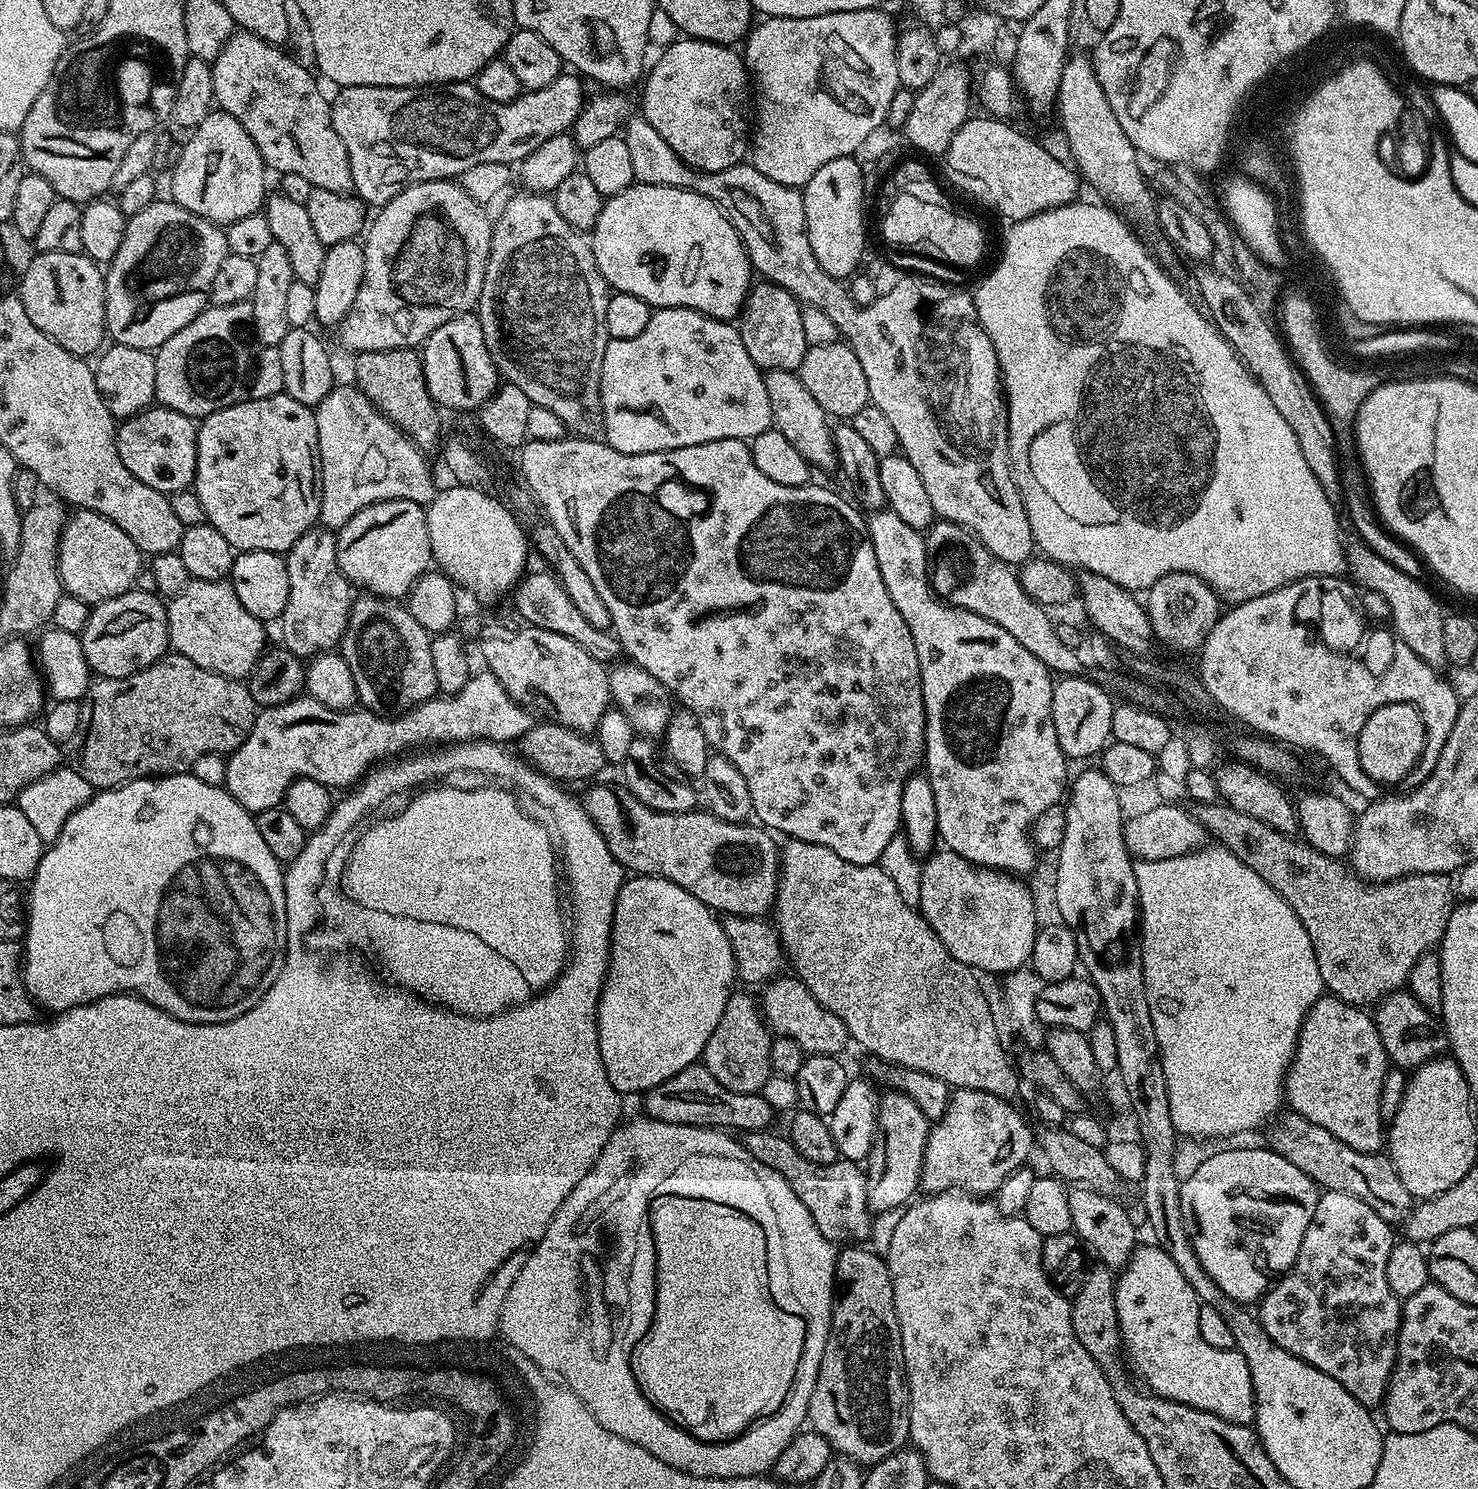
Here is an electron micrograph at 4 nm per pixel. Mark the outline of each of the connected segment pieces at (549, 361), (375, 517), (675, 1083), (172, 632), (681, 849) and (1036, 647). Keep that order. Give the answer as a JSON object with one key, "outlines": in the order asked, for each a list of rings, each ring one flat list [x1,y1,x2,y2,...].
{"outlines":[[[520,190,517,196,509,198,508,205,501,210,500,217,495,217,492,226,490,254,486,262,486,274,482,282,482,294,478,305,482,338,486,338,486,350,496,364,497,373,507,383,522,390,523,394,526,394,529,405,552,410,558,414,558,418,565,424,567,431,580,438,599,437,604,426,604,413,600,409,600,370,602,354,606,354,606,346,610,339,606,330,606,306,609,295,610,286,604,281,604,275,598,270,589,237,581,229,570,226,562,218,562,214,558,214,558,206,552,201,551,195]],[[380,500,377,504,366,506,362,510,358,510,358,514,354,514,354,518,350,518,350,522,346,522,346,526,342,526,336,533,336,553,338,554,338,566,342,570,342,574,357,589,363,590,365,593,371,594,376,598,404,598,409,593,413,581,419,579,424,572,429,571,433,567,432,547,430,546,430,534,428,533,428,514,421,505,410,502,409,500]],[[700,1062,674,1074,674,1078,666,1078,666,1082,643,1093,642,1100,648,1111,645,1113,651,1119,669,1124,693,1124,709,1130,731,1130,733,1133,737,1132,736,1134,765,1131,771,1127,770,1122,776,1116,762,1094,726,1090,722,1082,718,1082,714,1074,710,1074,710,1070]],[[189,579,186,590,182,594,171,597,166,604,168,610,168,642,171,651,190,658,202,670,210,670,214,674,222,674,231,680,244,680,254,670,258,658,264,653,265,621,254,618,242,602,238,602,238,594,234,594,234,586,228,580,193,580]],[[593,783,585,796,582,796,582,807,589,816,592,817,594,823,598,826,598,830,602,834,602,838,606,838,606,846,610,846,610,854,614,854,614,858,625,870,632,874,642,876,661,876,670,882,674,882,678,886,682,886,682,890,686,890,690,894,694,894,694,898,698,898,705,906,712,909,717,914,727,914,728,916,752,916,755,918,764,918,773,911,776,902,776,887,780,881,780,853,781,849,776,848,773,833,765,830,763,827,757,826,752,822,742,824,731,824,722,818,713,816,707,810,693,810,690,812,659,812,658,810,650,810,650,806,646,806,642,802,638,802,638,798,634,798,634,794,625,790,623,787,607,788,604,784]],[[940,520,927,529,924,545,928,551,928,570,933,592,953,604,978,614,1006,630,1010,638,1022,642,1038,662,1048,667,1049,672,1060,676,1074,676,1081,671,1080,652,1066,646,1058,638,1056,624,1048,617,1049,609,1034,600,1020,585,1019,575,1013,565,1002,562,967,528]]]}

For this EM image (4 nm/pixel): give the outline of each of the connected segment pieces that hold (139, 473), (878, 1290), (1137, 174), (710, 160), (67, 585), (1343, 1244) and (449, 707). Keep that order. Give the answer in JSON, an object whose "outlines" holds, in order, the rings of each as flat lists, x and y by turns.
{"outlines":[[[149,406,136,416,121,419,116,429,116,449,122,458,122,466,126,466,138,482,146,482,146,486,159,492,171,494,191,489,196,478,196,429,193,417,159,406]],[[844,1246,839,1249,836,1257,836,1279,839,1288,832,1306,832,1329,828,1335,826,1350,822,1354,822,1366,818,1370,818,1382,814,1386,814,1394,810,1394,807,1423,811,1431,821,1435,829,1443,833,1453,849,1457,861,1466,871,1466,882,1462,890,1454,901,1451,909,1443,908,1386,904,1374,904,1355,902,1354,902,1338,898,1330,898,1314,894,1310,894,1286,890,1278,887,1259,876,1255,868,1246]],[[1073,53,1065,61,1056,114,1060,116,1070,154,1083,181,1085,178,1097,194,1102,196,1101,199,1107,200,1107,197,1113,201,1110,201,1113,205,1120,204,1136,216,1153,213,1156,198,1153,198,1140,170,1139,153,1119,125,1087,53]],[[677,38,659,54,656,65,647,69,642,80,645,119,691,168,712,172,741,163,750,148,750,73,743,55,727,44,691,38]],[[76,510,67,517,64,535,60,538,60,587,65,593,89,606,106,602,110,598,118,598,122,594,133,591,136,579,142,571,142,553,126,534,110,518,97,512]],[[1321,1191,1295,1262,1275,1281,1274,1287,1264,1293,1258,1304,1260,1325,1275,1344,1322,1370,1322,1374,1330,1374,1330,1378,1337,1380,1369,1410,1379,1409,1384,1403,1396,1365,1396,1339,1400,1337,1402,1300,1390,1290,1390,1282,1386,1280,1386,1262,1390,1262,1394,1243,1392,1232,1393,1225,1378,1218,1366,1202,1351,1194]],[[487,670,472,674,457,693,437,694,431,700,416,704,408,711,393,716,367,710,340,712,339,707,327,708,322,706,322,702,311,700,304,694,282,706,257,711,256,721,246,742,242,742,242,746,238,746,236,751,227,757,228,769,224,779,226,791,247,812,255,814,281,807,286,790,298,778,314,778,314,782,322,782,333,790,348,790,359,784,377,762,387,761,387,756,399,757,403,748,420,750,425,746,451,746,476,740,519,741,534,723,534,717,524,706,523,703,513,700,502,682,498,682,498,678,494,678,494,674]]]}

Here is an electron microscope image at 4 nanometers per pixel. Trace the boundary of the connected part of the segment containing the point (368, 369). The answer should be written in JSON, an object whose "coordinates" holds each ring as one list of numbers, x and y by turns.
{"coordinates":[[395,348,394,350,370,350,361,352,355,357,356,380,355,387,365,396,373,406,390,422,394,422,409,438,416,436,436,436,440,432,441,409,430,393,426,390,424,381,424,361,416,348]]}

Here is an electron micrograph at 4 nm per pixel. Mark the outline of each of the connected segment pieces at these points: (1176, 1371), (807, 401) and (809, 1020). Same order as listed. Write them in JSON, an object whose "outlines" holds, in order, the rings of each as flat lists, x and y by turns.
{"outlines":[[[1159,1246,1151,1247,1137,1247,1128,1265,1116,1276,1116,1313,1122,1348,1131,1371,1133,1368,1141,1376,1139,1379,1147,1391,1164,1400,1226,1418,1226,1422,1251,1425,1256,1418,1256,1391,1246,1358,1230,1348,1218,1350,1202,1339,1202,1334,1198,1334,1201,1297,1196,1296,1190,1282,1182,1278,1182,1270,1174,1266,1174,1258]],[[774,368,764,372,764,381,766,395,770,397,770,410,775,431,786,434,790,446,794,446,794,450,798,450,798,454,802,454,802,458,806,458,813,469,835,469,837,467,836,447,832,441,829,417,822,410,822,406,814,402,814,394,806,390,799,375,796,372]],[[788,974,781,975,771,981,763,992,764,997,761,995,758,1003,762,1009,764,1023,776,1036,788,1036,789,1039,798,1042,805,1054,839,1057,840,1051,850,1044,850,1037,842,1018,824,1009,818,998,814,998,814,994,806,990,799,978,793,978]]]}

